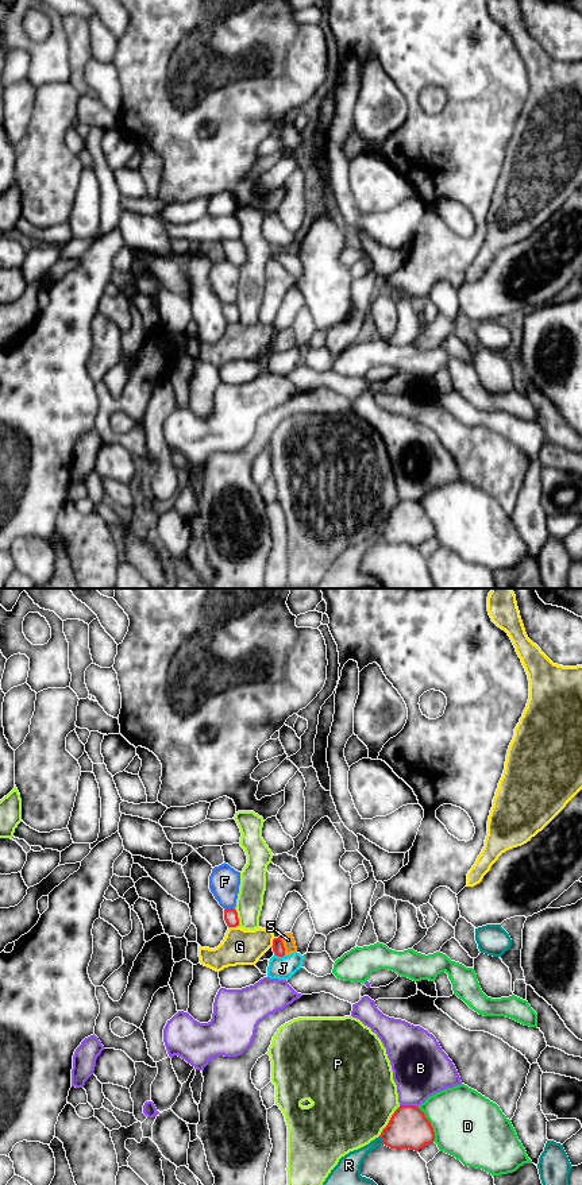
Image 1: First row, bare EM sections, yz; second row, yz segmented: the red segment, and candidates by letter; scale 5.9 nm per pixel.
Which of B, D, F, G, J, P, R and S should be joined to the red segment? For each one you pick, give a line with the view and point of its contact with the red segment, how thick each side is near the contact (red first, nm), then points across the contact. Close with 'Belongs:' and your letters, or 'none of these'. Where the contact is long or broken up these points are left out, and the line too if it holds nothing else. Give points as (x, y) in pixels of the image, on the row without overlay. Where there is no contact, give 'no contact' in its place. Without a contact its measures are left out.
S: contact yz (282, 342); calibres 70 and 70 nm; way yz (278, 344), (282, 342), (288, 335)
Belongs: S

